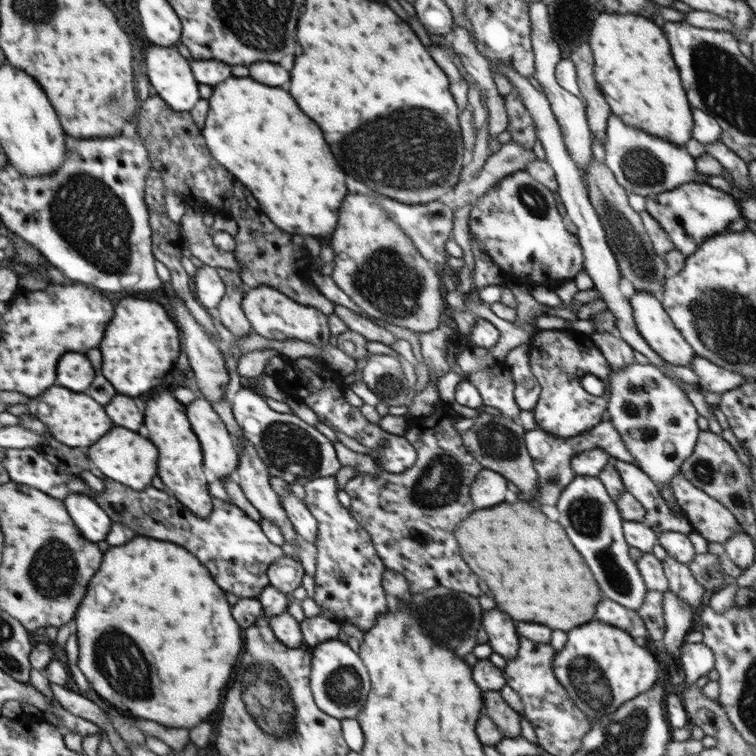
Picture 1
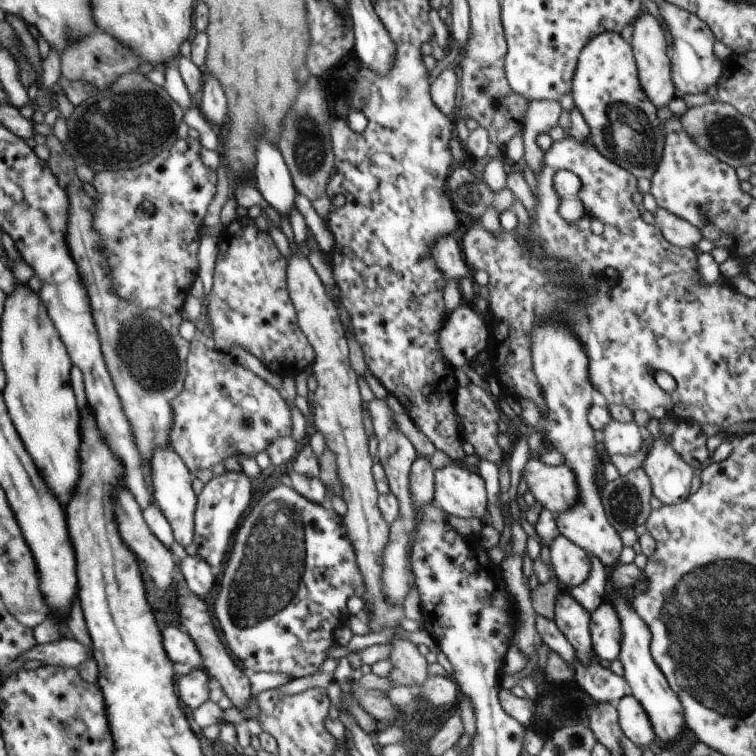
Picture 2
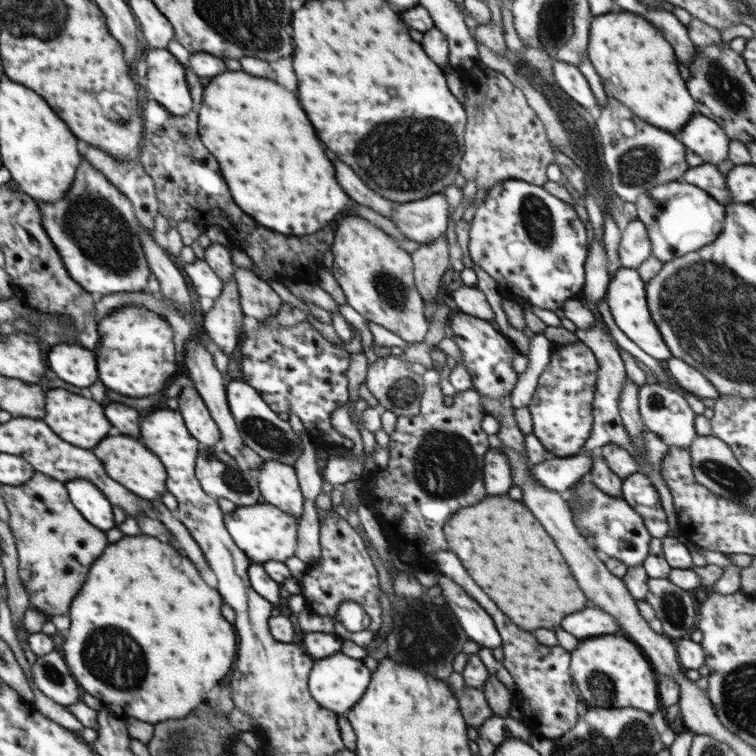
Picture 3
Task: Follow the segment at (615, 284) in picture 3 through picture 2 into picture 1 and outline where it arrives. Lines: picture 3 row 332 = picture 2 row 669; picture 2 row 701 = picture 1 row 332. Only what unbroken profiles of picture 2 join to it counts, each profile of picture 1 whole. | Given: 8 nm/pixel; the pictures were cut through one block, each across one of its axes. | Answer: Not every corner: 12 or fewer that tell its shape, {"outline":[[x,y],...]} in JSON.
{"outline":[[630,291],[638,334],[665,362],[691,366],[692,346],[662,303]]}

